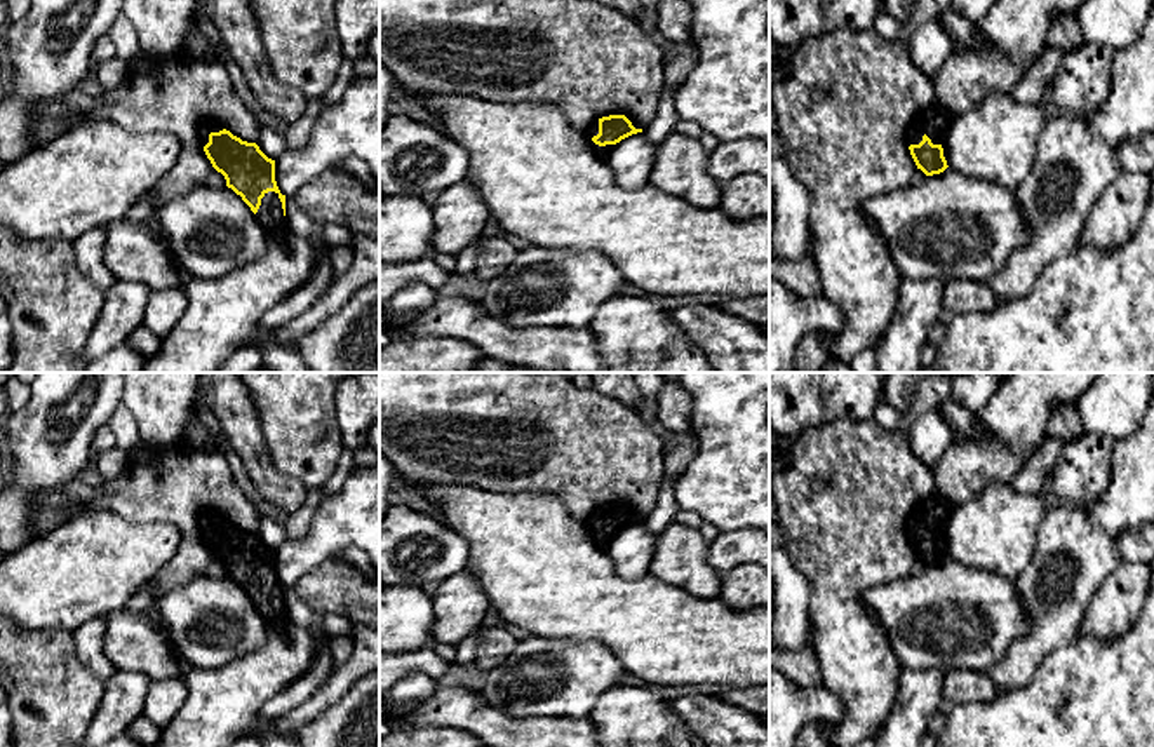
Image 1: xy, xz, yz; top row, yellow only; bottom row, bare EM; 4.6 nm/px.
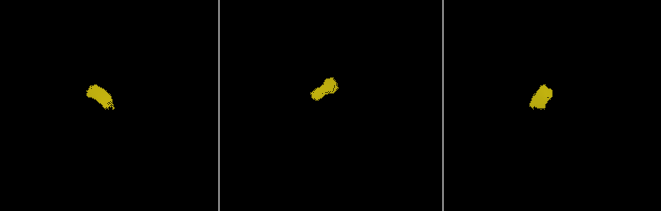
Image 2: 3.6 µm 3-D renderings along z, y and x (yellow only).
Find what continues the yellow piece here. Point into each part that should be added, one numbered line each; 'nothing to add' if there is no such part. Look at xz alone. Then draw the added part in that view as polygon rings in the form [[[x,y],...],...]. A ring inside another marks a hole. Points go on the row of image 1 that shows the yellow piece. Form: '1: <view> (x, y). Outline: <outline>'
1: xz (590, 131). Outline: [[[599,120],[594,122],[592,125],[588,125],[585,131],[583,131],[583,136],[587,139],[587,145],[590,146],[592,151],[595,151],[599,157],[604,157],[607,151],[613,150],[614,145],[606,145],[606,146],[599,146],[592,141],[594,136],[599,134]]]

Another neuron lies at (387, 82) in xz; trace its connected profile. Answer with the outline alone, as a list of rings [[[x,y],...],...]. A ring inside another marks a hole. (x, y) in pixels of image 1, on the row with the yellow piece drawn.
[[[379,63],[379,132],[388,118],[388,104],[392,94],[397,91],[393,75]]]

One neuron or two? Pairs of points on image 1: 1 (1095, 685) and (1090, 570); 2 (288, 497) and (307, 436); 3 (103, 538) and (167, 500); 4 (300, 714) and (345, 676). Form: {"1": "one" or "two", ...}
{"1": "two", "2": "two", "3": "two", "4": "one"}

